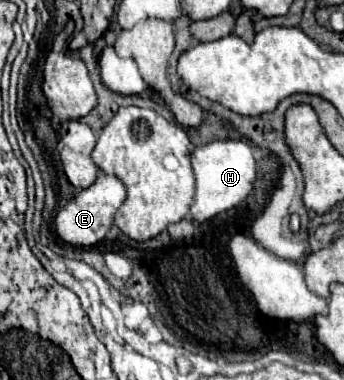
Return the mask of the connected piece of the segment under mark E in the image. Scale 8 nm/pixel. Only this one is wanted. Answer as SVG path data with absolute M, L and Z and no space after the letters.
M99 172L97 180L81 190L73 200L67 202L65 208L57 210L55 214L55 232L61 240L65 240L67 244L73 246L93 246L99 240L105 238L107 230L113 226L113 214L117 212L117 208L125 202L125 186L123 182L119 182L119 178L109 176Z

